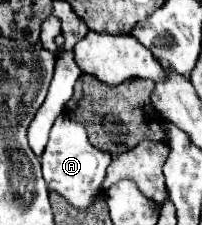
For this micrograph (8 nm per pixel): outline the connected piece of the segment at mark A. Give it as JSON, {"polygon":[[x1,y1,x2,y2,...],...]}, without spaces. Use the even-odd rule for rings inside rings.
{"polygon":[[67,113,59,115,53,129,49,143,45,147,45,153,41,155,41,167,43,167,43,179,49,189,63,195,73,207,85,209,93,205,93,199,101,191,101,183,105,179,105,171,111,163,111,153,101,151,93,147,87,139,87,131,81,123,73,121]]}

